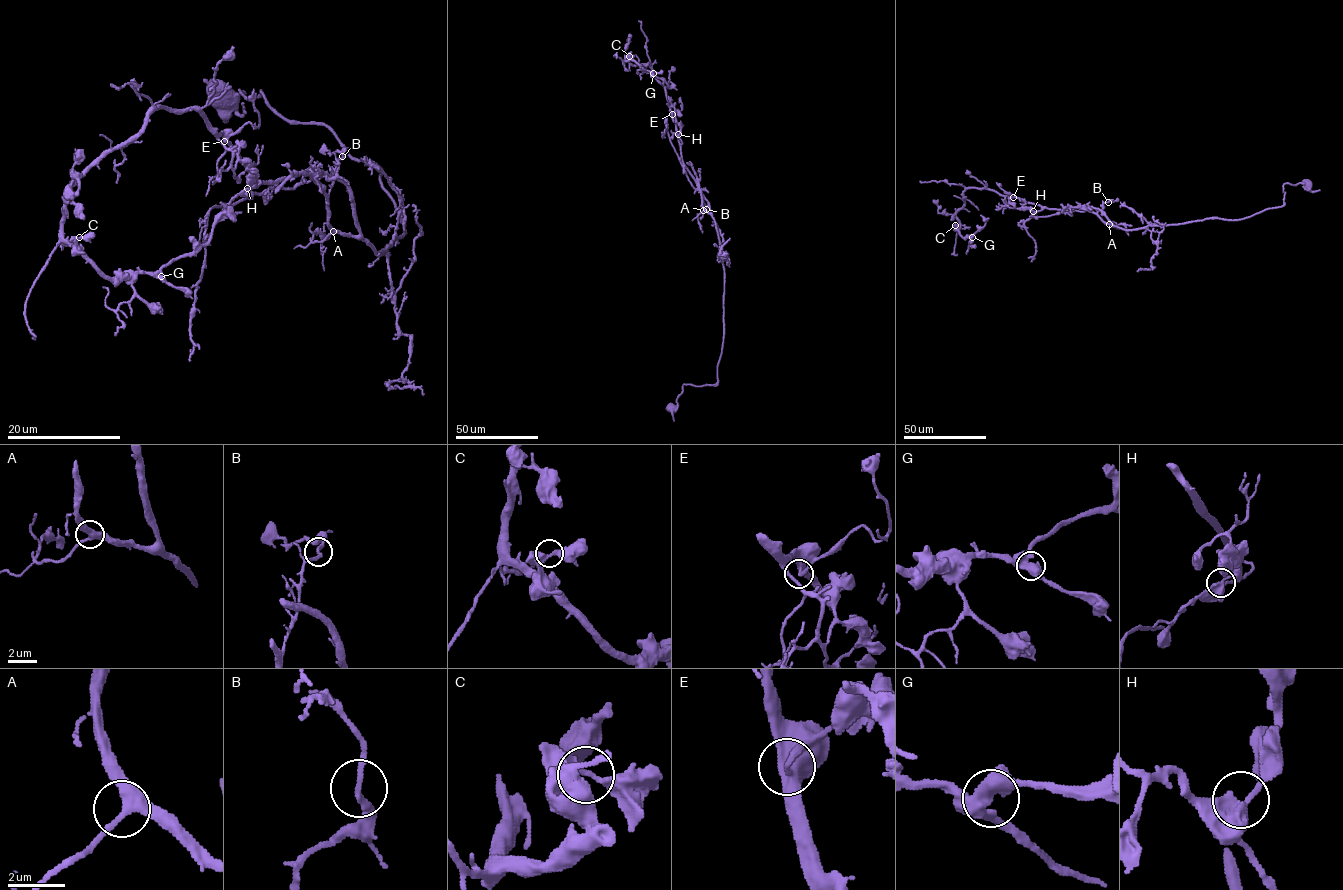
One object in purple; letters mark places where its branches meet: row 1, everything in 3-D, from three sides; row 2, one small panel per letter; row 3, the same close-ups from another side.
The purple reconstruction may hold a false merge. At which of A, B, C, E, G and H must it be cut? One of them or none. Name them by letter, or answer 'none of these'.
none of these

